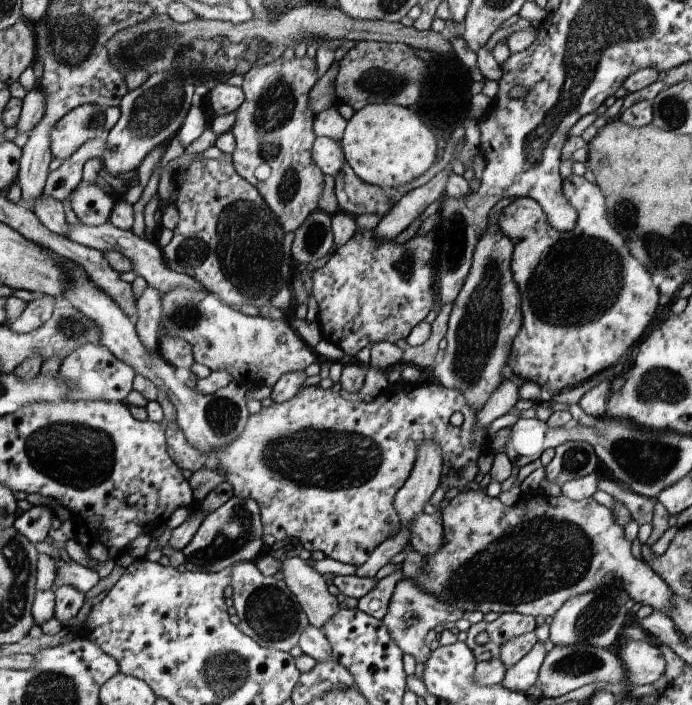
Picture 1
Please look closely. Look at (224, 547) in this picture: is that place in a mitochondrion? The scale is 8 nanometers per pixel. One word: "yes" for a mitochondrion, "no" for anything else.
yes

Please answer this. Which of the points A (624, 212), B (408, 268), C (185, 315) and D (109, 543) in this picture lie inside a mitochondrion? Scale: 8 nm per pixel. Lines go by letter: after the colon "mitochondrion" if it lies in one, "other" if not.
A: mitochondrion
B: mitochondrion
C: mitochondrion
D: other

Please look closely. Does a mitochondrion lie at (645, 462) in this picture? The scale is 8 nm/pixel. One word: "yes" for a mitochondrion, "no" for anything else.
yes

